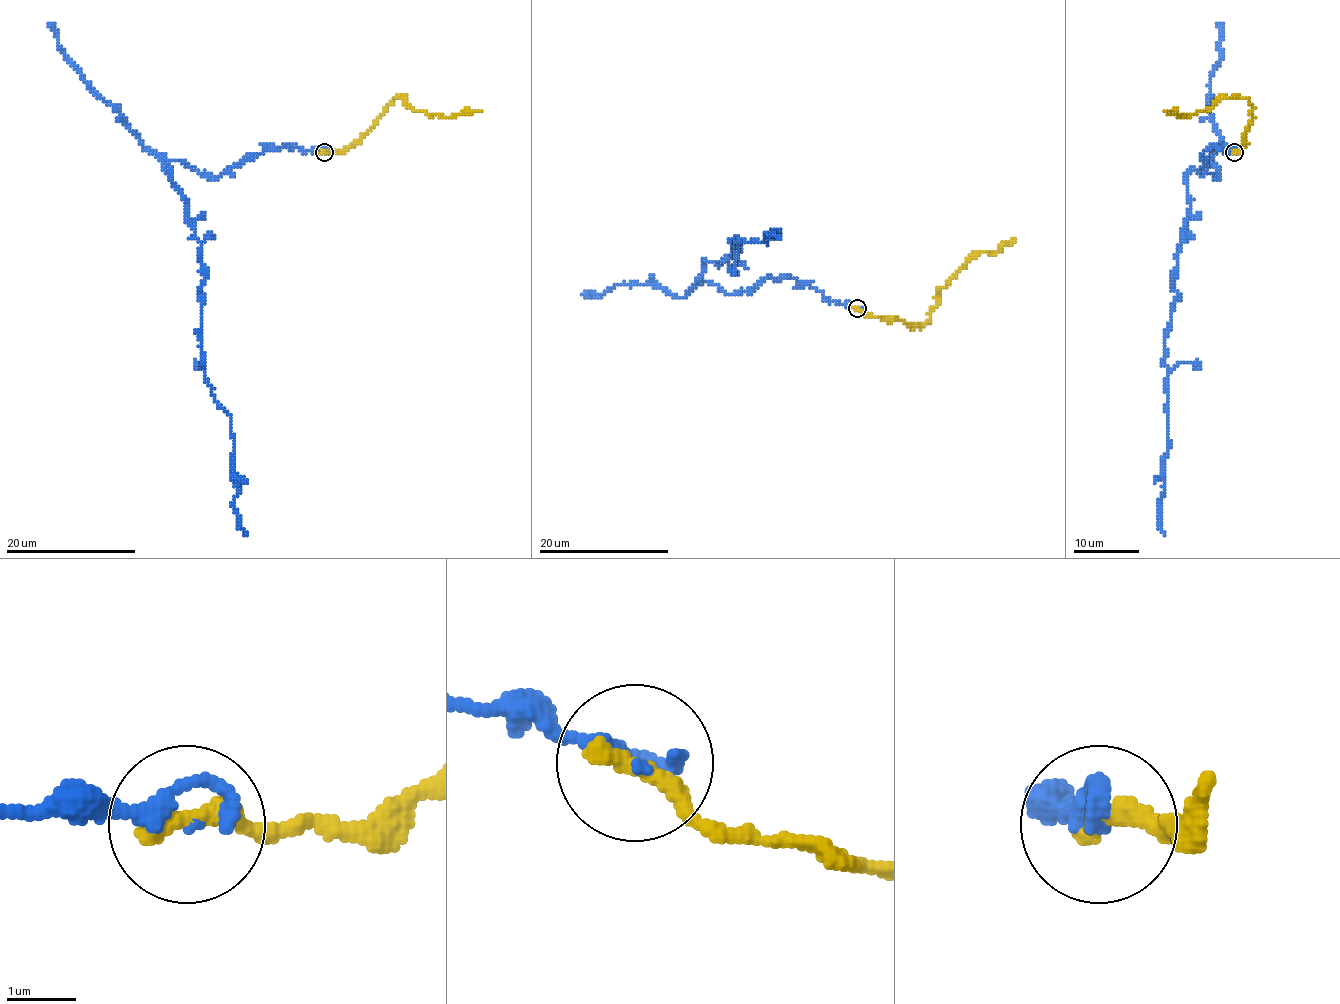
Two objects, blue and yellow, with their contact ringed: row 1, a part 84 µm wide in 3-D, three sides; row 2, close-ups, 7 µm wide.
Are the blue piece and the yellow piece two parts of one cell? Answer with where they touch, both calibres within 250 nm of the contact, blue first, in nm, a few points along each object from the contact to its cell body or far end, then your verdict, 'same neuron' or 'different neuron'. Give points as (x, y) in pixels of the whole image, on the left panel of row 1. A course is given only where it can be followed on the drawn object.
(324, 152) | 140/380 nm | blue via (324, 153), (283, 146), (213, 177), (163, 161), (200, 244), (200, 350), (230, 417), (246, 534) | yellow via (324, 153), (345, 151), (362, 138), (396, 97), (404, 97), (412, 109), (448, 118), (481, 110) | same neuron

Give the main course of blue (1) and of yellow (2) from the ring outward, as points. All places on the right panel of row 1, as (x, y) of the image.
1: (1233, 153), (1215, 146), (1202, 166), (1219, 174), (1206, 161), (1186, 177), (1165, 338), (1163, 534)
2: (1233, 153), (1243, 151), (1251, 120), (1246, 99), (1222, 97), (1211, 109), (1178, 118), (1180, 113), (1163, 110)

